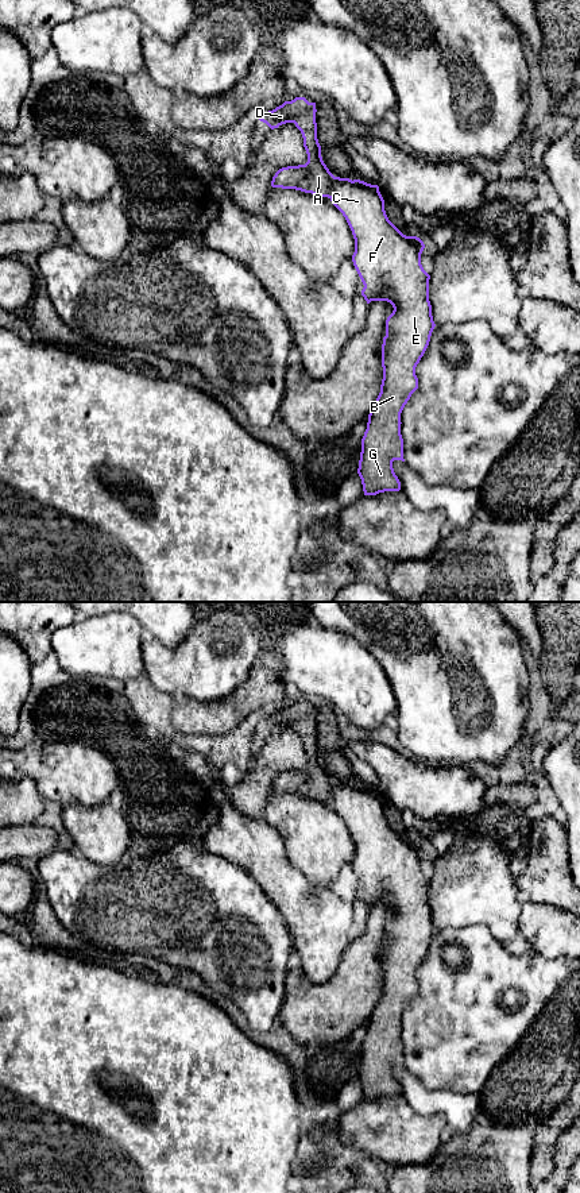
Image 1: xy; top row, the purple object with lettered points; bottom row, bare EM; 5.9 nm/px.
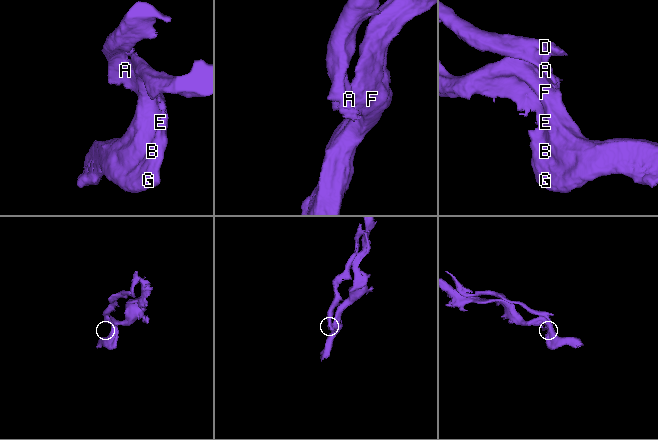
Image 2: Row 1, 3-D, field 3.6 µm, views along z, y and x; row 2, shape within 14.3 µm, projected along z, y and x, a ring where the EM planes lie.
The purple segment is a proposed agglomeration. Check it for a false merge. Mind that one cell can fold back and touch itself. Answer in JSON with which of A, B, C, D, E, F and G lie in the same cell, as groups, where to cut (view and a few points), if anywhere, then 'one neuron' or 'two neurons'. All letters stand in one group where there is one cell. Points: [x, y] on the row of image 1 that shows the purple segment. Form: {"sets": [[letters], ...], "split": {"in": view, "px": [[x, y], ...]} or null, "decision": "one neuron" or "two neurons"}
{"sets": [["A", "D"], ["B", "C", "E", "F", "G"]], "split": {"in": "xy", "px": [[333, 176], [328, 197]]}, "decision": "two neurons"}

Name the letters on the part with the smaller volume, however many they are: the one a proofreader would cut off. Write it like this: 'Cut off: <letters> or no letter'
Cut off: A, D

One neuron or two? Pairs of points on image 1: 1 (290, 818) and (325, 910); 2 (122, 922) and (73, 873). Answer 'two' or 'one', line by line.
1: two
2: one

